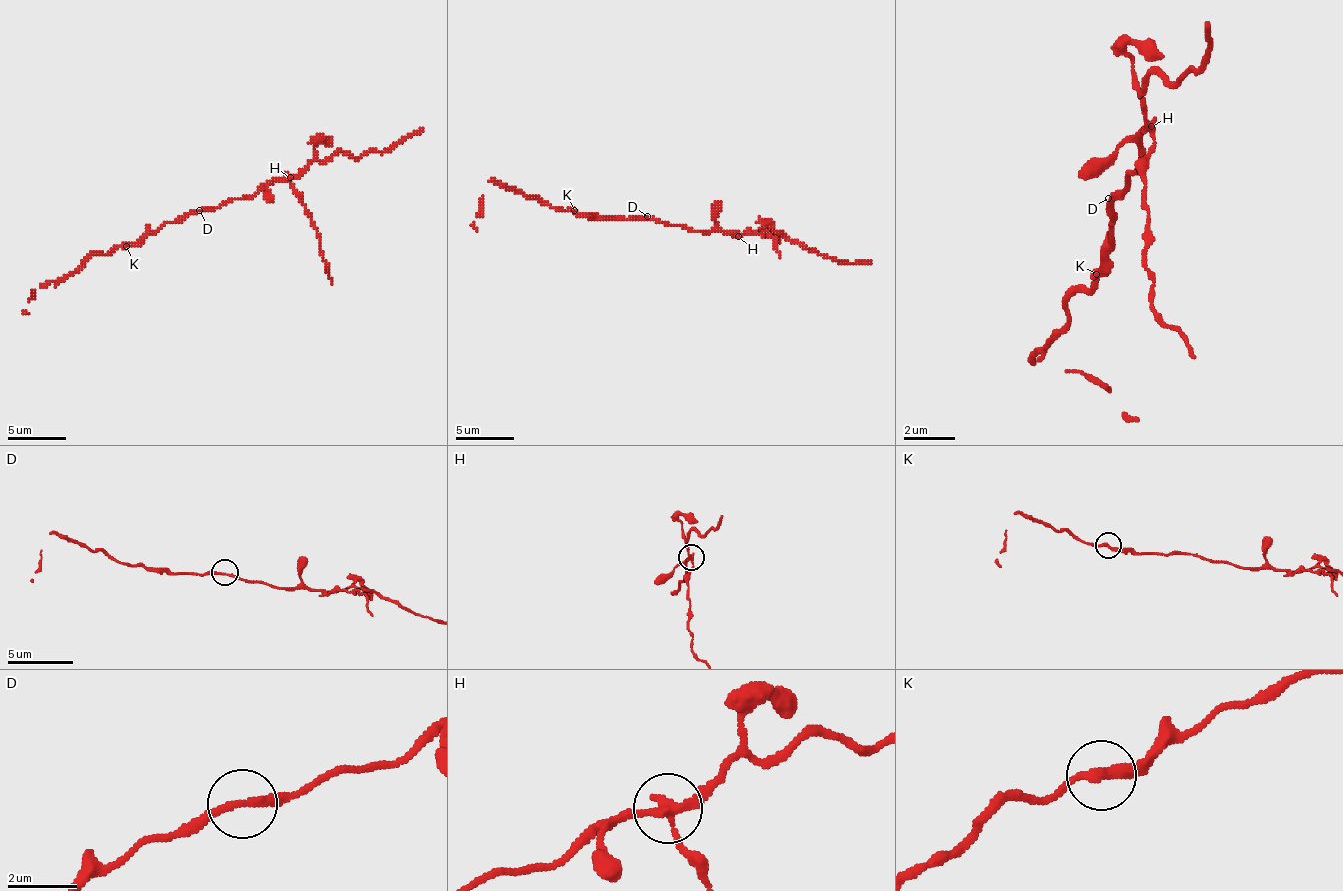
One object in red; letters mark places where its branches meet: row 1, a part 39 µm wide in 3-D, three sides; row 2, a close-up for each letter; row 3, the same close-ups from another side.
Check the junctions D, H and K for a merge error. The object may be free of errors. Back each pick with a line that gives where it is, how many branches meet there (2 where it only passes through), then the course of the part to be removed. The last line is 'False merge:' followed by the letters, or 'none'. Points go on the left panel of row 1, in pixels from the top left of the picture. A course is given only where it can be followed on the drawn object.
H: place (290, 177); branches 3; course (290, 178), (332, 284)
False merge: H

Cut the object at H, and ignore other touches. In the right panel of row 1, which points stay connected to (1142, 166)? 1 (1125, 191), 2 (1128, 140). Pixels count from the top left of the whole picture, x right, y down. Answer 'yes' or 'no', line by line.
1: no
2: no

